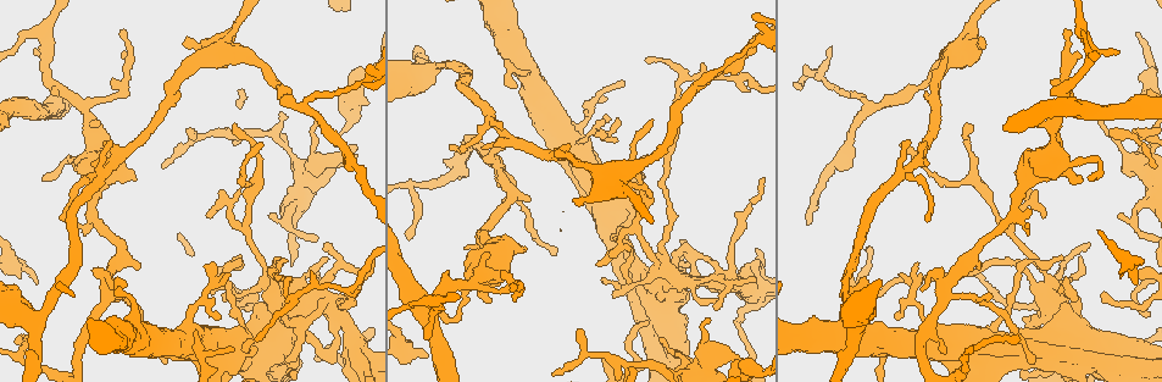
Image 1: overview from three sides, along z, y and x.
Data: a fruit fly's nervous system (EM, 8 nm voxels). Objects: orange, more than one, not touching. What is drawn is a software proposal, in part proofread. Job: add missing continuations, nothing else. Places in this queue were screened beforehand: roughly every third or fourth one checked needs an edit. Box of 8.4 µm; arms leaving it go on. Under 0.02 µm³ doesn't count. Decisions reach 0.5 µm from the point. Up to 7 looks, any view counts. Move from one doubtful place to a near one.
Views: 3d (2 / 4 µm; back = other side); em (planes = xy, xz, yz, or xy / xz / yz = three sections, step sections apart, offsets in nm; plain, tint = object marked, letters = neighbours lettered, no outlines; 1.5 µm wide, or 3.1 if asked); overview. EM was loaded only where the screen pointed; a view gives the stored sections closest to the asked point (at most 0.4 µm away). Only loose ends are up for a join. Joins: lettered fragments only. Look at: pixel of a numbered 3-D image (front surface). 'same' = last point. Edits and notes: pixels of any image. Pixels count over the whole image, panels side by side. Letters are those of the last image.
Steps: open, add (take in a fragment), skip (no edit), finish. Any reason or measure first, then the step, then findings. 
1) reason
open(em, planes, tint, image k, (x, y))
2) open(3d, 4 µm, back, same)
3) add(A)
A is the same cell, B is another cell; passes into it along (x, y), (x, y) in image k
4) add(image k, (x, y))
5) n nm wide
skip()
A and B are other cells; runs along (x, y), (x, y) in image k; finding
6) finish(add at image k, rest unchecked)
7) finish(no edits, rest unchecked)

branch stops here
open(3d, 4 µm, image 1, (577, 329))

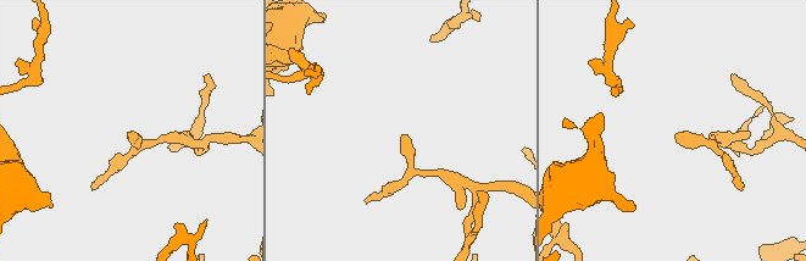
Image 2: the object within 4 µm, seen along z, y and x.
open(em, planes, letters, image 2, (675, 134))

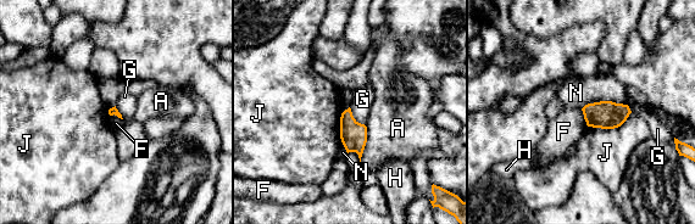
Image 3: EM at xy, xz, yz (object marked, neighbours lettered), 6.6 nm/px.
J touches over 320 nm
skip()
A, F, G, H, J and N are other cells; border along (349, 107), (352, 116), (366, 127) in image 3; no lettered fragment goes on from it

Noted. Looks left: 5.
branch stops here
open(em, xz, step 8, letters, image 1, (710, 322))

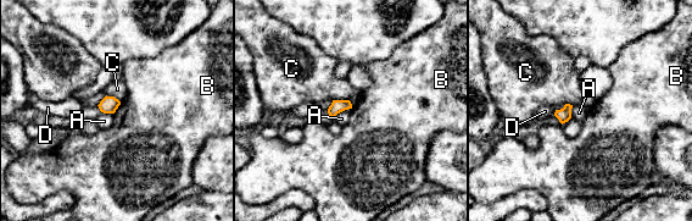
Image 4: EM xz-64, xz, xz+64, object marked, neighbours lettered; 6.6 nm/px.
skip()
A, B, C and D are other cells; border along (121, 101), (113, 114) in image 4; none of them fits

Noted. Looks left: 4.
thin end
open(em, xz, step 4, letters, image 1, (36, 52))

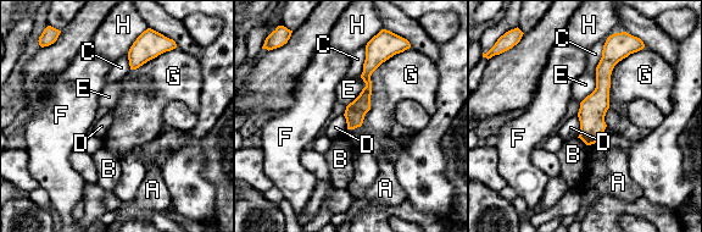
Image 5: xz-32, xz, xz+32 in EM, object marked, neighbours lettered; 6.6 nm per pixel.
another direction
open(em, planes, letters, same)

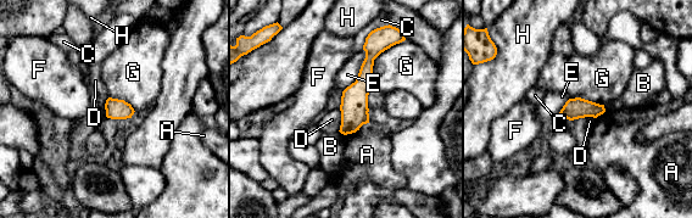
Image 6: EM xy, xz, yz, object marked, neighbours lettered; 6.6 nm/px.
skip()
A, B, C, D, E, F, G and H are other cells; runs along (372, 42), (353, 116), (344, 130) in image 6; no lettered fragment goes on from it

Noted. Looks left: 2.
finish(no edits, rest unchecked)

